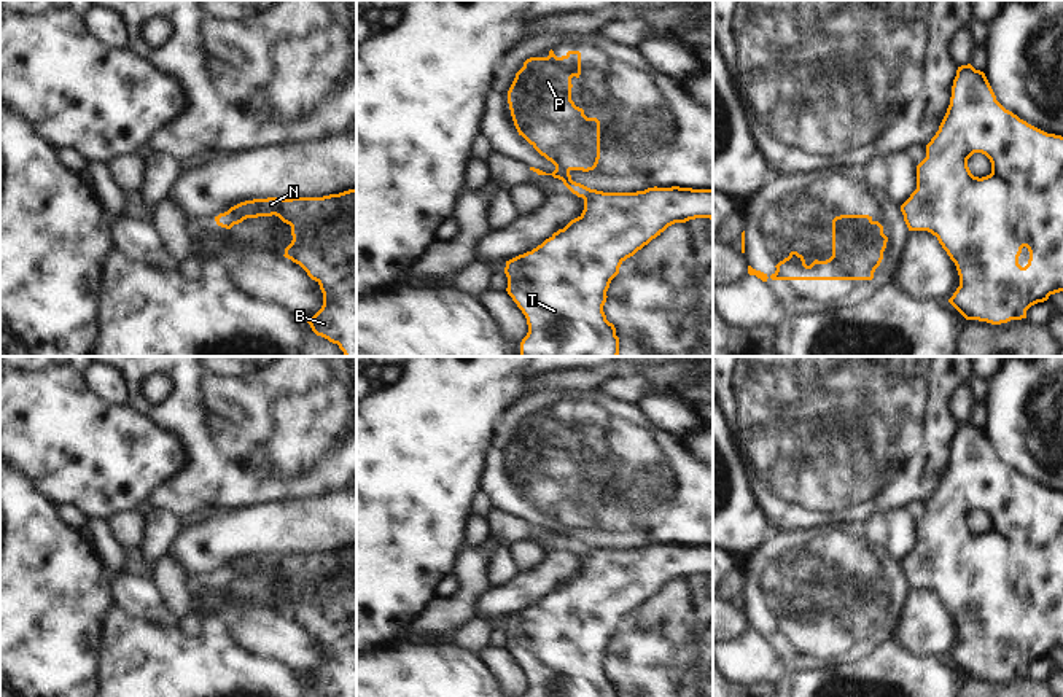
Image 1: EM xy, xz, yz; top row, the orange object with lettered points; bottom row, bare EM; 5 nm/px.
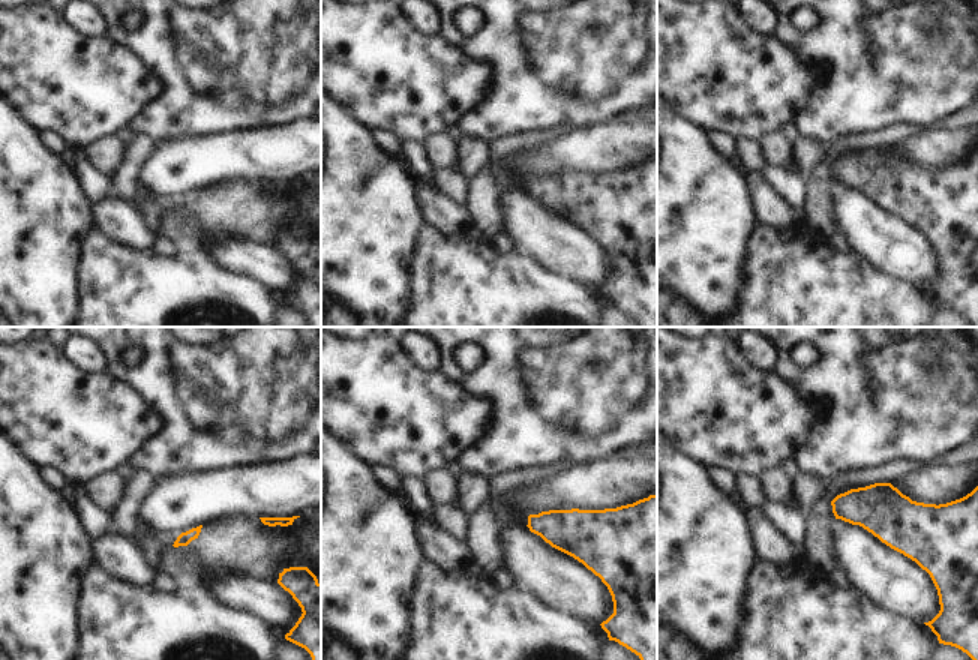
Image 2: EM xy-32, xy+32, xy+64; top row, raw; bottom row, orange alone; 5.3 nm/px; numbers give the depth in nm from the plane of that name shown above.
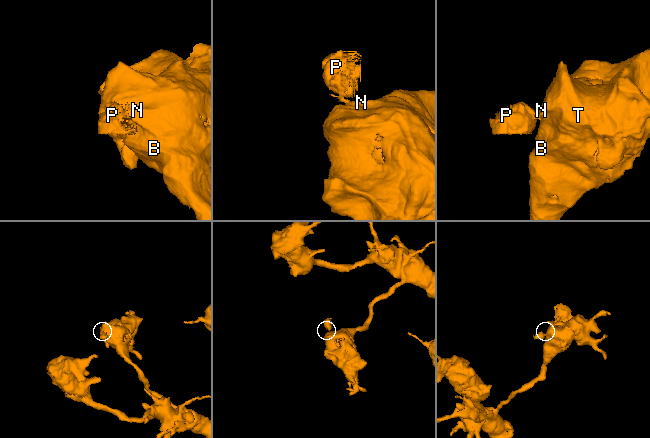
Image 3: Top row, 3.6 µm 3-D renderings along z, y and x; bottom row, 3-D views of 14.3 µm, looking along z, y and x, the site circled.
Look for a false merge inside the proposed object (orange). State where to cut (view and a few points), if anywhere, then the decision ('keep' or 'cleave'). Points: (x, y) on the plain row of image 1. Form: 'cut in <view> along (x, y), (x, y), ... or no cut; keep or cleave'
cut in xz along (599, 548), (583, 554); cleave

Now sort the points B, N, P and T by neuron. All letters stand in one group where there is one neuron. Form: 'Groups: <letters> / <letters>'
Groups: B N T / P

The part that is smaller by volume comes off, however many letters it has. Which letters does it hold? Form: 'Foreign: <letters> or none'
Foreign: P

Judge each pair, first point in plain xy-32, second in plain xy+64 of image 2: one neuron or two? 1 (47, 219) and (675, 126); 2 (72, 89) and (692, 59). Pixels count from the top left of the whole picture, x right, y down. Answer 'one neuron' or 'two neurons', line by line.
1: one neuron
2: one neuron

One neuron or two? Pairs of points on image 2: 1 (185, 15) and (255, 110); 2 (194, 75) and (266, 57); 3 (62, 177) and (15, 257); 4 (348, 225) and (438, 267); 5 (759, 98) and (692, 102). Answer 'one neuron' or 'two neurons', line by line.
1: one neuron
2: one neuron
3: one neuron
4: two neurons
5: one neuron

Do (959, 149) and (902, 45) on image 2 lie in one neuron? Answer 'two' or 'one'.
two

